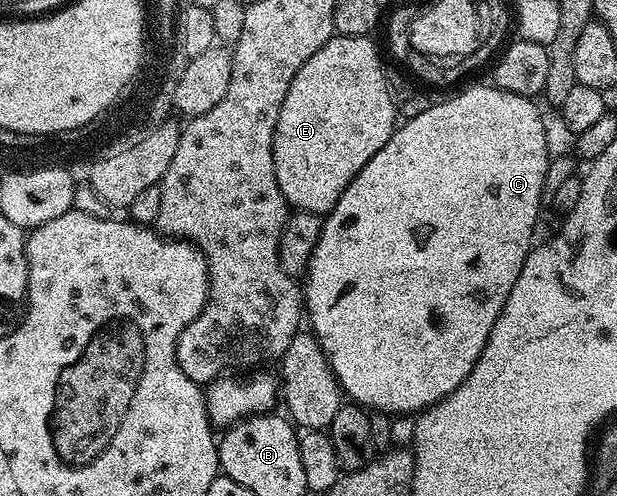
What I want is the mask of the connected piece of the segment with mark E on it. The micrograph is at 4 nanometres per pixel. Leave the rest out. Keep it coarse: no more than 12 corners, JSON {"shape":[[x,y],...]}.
{"shape":[[370,35],[331,37],[273,134],[292,209],[326,214],[389,142]]}

